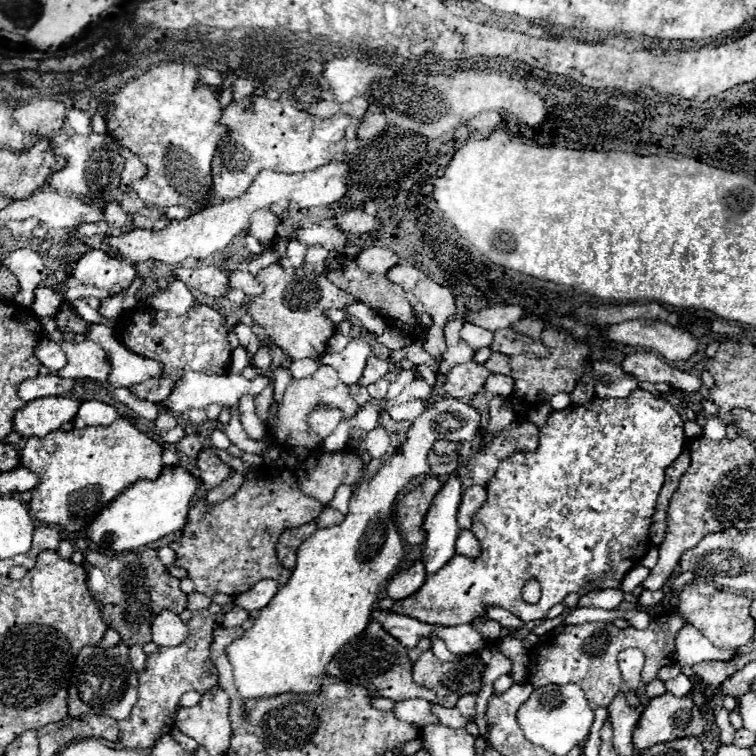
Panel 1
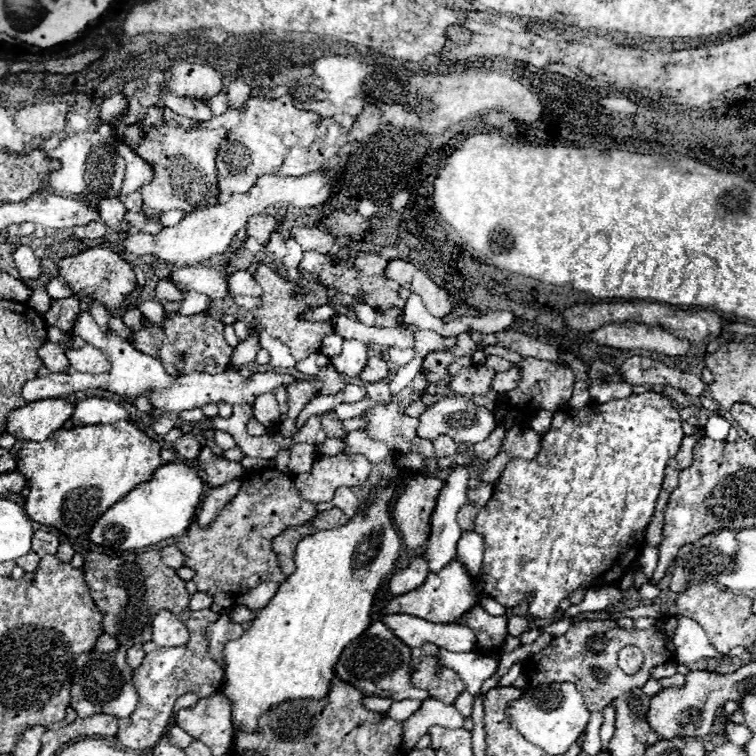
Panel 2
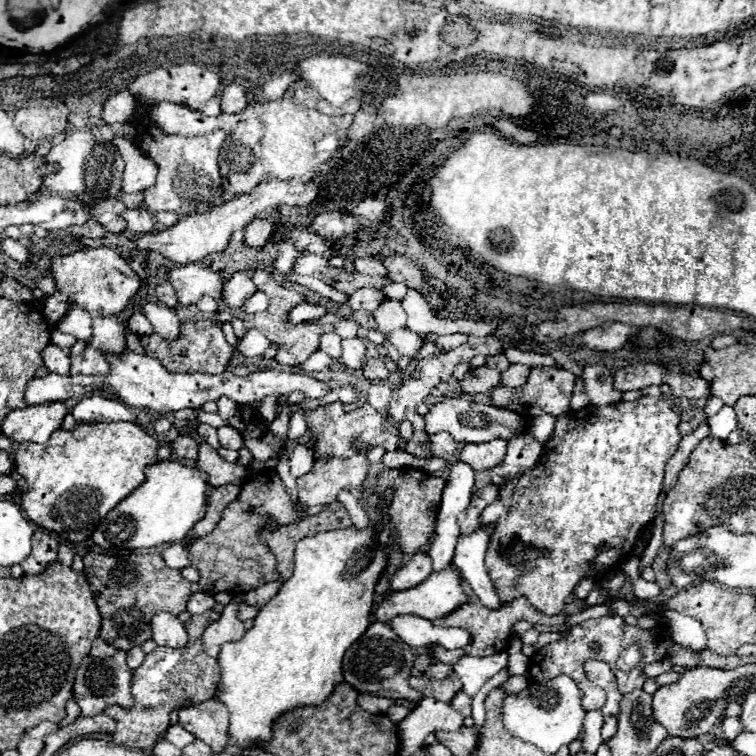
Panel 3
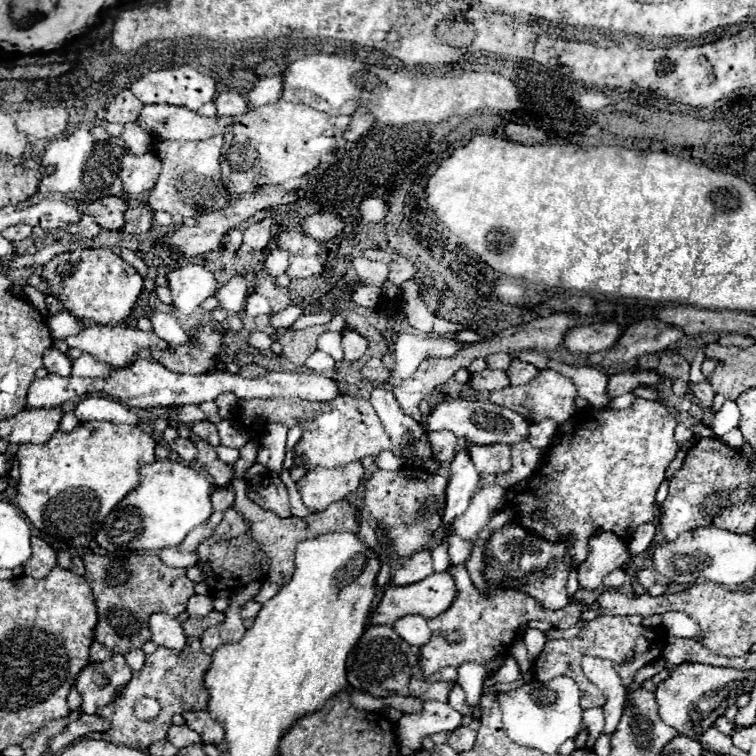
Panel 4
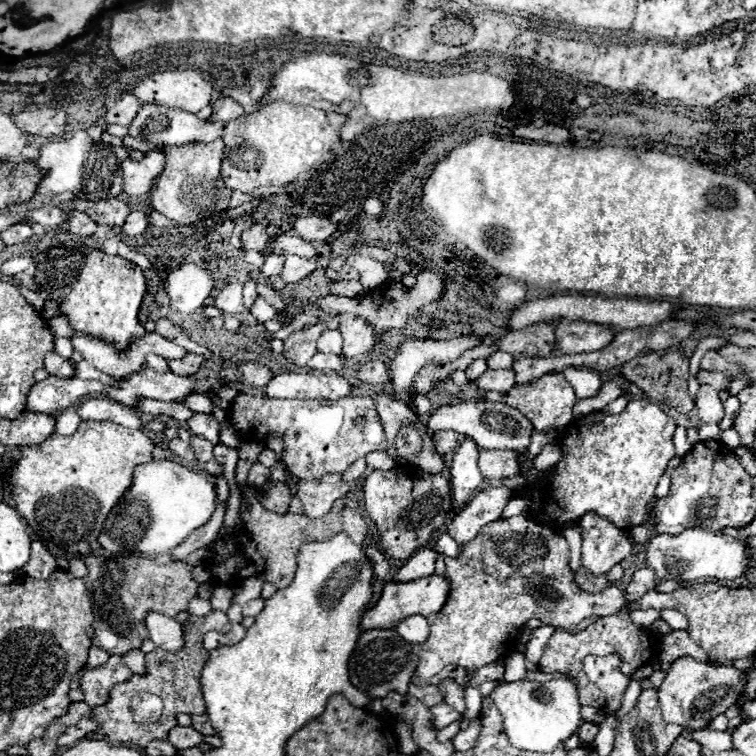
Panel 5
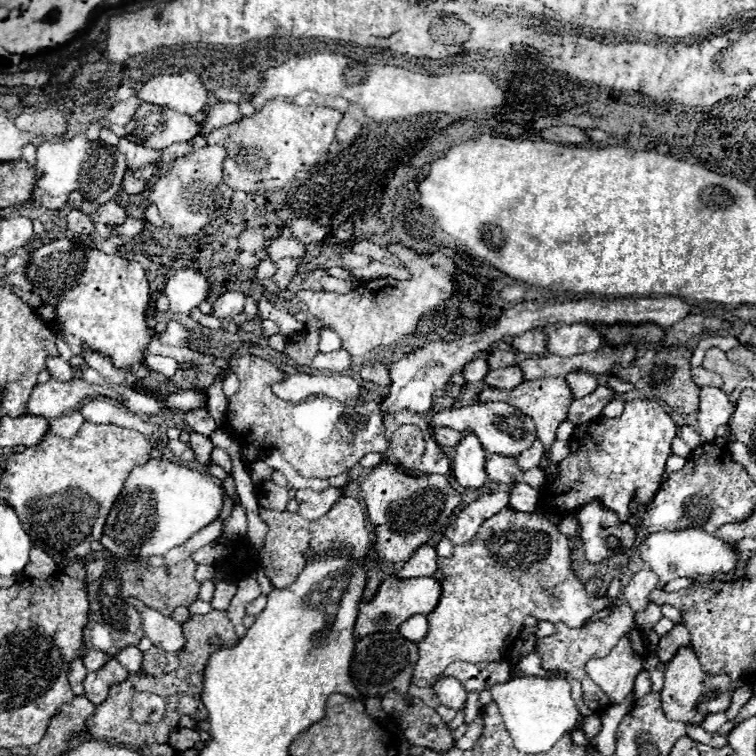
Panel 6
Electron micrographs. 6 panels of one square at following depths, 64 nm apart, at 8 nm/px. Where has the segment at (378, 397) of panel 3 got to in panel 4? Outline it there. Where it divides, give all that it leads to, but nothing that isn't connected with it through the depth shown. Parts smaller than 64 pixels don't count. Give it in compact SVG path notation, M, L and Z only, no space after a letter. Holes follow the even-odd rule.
M374 388L370 402L376 408L388 436L394 442L402 440L406 434L412 434L412 438L416 442L416 454L406 454L406 456L416 456L416 458L422 458L422 460L434 458L432 450L430 450L430 442L426 440L428 436L424 436L424 428L414 418L404 414L404 410L400 408L400 404L396 402L396 398L390 390Z

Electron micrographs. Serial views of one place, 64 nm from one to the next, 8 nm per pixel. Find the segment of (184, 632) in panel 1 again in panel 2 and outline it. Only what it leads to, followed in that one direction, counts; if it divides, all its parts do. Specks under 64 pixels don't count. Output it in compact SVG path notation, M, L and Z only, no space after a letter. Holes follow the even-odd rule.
M162 610L152 620L152 642L156 646L182 646L188 642L188 628L176 614Z

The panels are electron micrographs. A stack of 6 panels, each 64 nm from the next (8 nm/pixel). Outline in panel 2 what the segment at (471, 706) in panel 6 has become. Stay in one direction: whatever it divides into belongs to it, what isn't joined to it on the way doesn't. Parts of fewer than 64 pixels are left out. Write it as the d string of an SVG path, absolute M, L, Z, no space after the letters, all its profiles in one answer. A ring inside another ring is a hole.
M440 648L440 654L438 654L440 662L448 668L454 668L464 684L466 684L466 690L476 696L484 684L484 680L488 680L496 668L498 668L498 660L500 656L478 656L474 652L466 652L466 654L456 654L456 652L448 652L444 648Z

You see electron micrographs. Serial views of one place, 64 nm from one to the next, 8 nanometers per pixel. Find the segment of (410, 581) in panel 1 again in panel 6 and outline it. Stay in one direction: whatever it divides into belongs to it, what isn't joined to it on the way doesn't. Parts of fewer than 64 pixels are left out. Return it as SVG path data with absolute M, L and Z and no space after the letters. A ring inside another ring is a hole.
M424 544L422 548L418 548L418 552L414 552L414 556L410 556L410 560L398 570L398 578L422 578L422 576L432 576L438 566L436 566L438 554L436 548L430 544Z

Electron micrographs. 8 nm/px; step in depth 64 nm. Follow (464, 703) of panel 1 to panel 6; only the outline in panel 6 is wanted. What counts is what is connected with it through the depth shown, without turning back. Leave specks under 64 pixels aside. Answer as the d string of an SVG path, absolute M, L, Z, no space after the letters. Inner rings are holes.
M440 678L432 684L434 692L438 694L440 702L448 708L462 708L466 702L466 690L456 678ZM448 680L448 682L446 682Z

